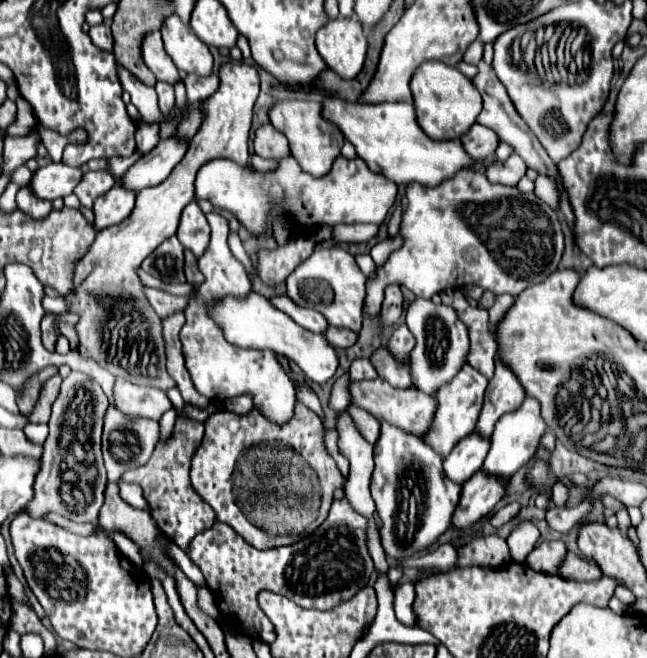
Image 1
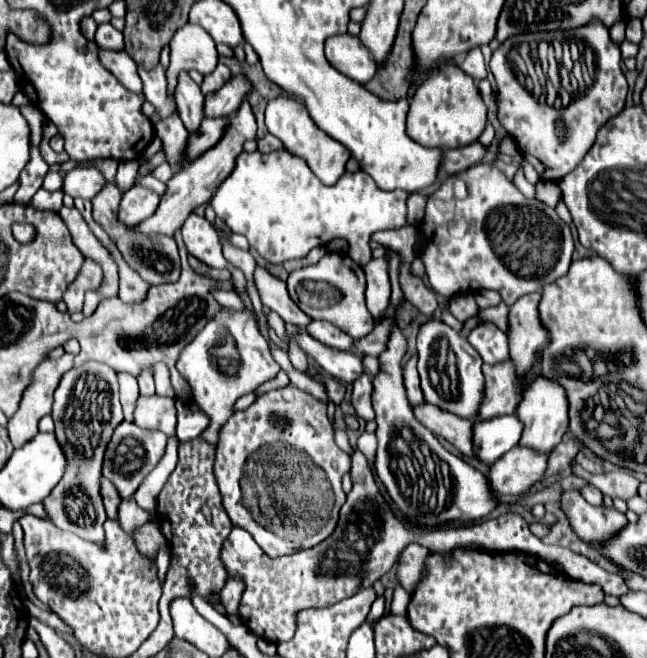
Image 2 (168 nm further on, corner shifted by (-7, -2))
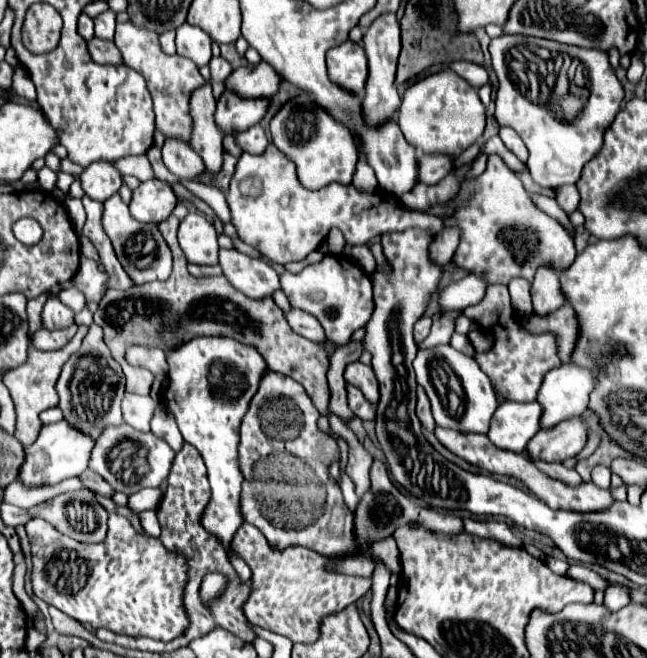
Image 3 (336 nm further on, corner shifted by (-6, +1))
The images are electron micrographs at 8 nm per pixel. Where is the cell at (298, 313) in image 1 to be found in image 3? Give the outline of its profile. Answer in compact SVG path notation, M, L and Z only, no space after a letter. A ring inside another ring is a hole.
M220 249L220 267L222 267L224 275L228 277L228 281L250 299L272 297L276 291L280 291L278 273L260 257L250 257L246 253L236 251L236 249Z

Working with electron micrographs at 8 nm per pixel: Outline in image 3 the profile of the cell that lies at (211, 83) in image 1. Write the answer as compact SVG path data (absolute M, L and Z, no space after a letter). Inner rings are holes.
M214 57L210 61L210 75L212 75L212 81L224 81L226 75L230 75L232 71L232 65L224 59L224 57Z

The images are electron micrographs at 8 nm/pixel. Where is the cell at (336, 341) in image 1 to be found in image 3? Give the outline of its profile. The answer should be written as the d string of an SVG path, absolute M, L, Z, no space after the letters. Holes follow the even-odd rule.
M292 309L290 313L286 313L286 319L288 319L290 327L292 327L298 335L302 335L302 337L314 341L314 343L326 343L324 327L322 327L320 321L314 319L310 313L300 311L300 309Z

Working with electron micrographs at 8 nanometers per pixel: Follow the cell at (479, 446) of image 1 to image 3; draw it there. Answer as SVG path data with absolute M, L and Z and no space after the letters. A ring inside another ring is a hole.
M500 403L492 415L488 439L512 453L522 453L528 439L540 431L540 405L534 403Z

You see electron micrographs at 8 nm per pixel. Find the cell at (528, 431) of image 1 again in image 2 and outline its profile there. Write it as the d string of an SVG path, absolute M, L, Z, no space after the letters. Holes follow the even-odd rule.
M545 376L537 378L533 386L525 392L525 398L517 408L517 416L525 424L519 446L527 446L539 452L541 450L551 452L561 442L563 434L569 428L569 406L567 406L565 390L561 390L561 386L557 386L551 378L545 378Z

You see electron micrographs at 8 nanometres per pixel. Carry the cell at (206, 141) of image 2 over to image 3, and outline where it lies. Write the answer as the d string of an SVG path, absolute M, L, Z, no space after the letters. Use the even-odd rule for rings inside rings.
M224 91L222 97L216 103L216 127L224 133L236 133L246 131L248 127L256 125L268 107L268 99L240 99L232 91Z

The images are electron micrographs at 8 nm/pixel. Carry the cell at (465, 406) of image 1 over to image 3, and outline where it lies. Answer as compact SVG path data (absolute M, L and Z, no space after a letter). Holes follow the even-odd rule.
M500 285L488 287L484 299L476 305L466 307L464 315L472 317L480 325L480 329L494 335L494 341L496 341L494 347L486 355L484 353L478 355L476 359L480 369L484 369L484 373L490 377L494 391L502 395L506 401L516 401L516 403L534 401L546 371L562 365L556 355L554 335L544 333L544 335L534 337L534 335L528 335L526 331L520 331L518 323L514 321L508 287L500 287Z

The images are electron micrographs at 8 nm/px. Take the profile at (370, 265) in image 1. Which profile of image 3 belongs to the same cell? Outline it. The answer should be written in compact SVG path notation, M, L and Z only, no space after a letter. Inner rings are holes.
M270 143L260 155L242 153L226 201L238 237L260 251L264 259L282 265L288 261L300 261L310 251L318 249L334 225L340 227L350 245L362 245L382 233L404 231L405 227L430 229L432 235L444 229L436 215L410 211L400 199L386 191L362 191L352 183L330 183L320 191L304 189L296 175L296 165L274 143Z

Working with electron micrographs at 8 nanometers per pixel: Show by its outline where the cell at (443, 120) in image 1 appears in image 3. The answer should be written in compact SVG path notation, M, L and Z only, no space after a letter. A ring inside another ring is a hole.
M448 67L406 89L398 113L398 125L406 141L424 153L460 155L484 133L486 111L478 91Z

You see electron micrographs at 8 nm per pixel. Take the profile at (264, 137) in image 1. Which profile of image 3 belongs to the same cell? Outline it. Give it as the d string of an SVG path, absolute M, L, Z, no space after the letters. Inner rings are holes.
M254 125L254 127L250 127L250 129L244 131L244 133L236 133L236 141L238 141L238 145L240 145L244 151L254 153L254 155L260 153L260 151L264 151L266 145L268 145L266 133L264 133L264 129L262 129L260 125Z

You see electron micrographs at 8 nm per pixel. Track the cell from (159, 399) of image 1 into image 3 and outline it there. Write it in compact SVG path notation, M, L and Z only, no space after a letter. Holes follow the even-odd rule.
M162 403L156 405L154 417L152 417L152 421L150 421L150 431L152 431L156 437L164 439L174 451L180 451L184 439L182 439L178 427L176 427L174 415L172 415Z

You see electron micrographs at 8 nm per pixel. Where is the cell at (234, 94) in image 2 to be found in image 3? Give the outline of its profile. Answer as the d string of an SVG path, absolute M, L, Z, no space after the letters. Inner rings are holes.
M268 63L252 65L252 67L238 67L234 69L224 87L232 93L238 93L244 99L258 99L258 97L272 97L278 91L280 77L268 67Z

